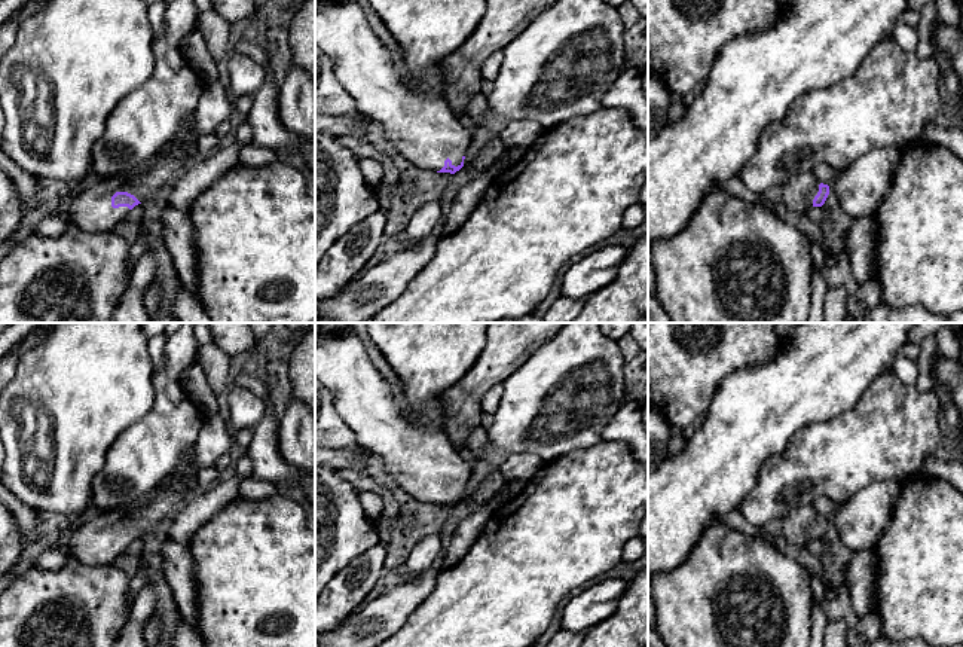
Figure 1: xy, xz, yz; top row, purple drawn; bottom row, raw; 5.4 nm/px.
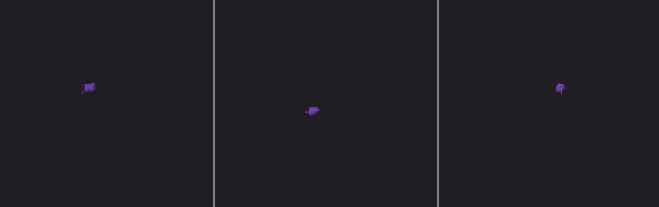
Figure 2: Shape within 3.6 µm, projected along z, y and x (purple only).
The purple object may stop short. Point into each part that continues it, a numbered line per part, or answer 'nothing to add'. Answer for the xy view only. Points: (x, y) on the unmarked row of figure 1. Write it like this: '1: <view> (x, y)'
1: xy (91, 545)

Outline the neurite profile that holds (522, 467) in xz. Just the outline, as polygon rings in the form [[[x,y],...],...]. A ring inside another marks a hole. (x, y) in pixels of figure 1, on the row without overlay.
[[[523,452],[516,455],[508,455],[508,458],[501,466],[492,466],[487,461],[474,461],[473,476],[465,486],[464,498],[471,495],[482,480],[496,469],[507,483],[511,482],[528,482],[536,471],[544,466],[544,461],[534,454]]]

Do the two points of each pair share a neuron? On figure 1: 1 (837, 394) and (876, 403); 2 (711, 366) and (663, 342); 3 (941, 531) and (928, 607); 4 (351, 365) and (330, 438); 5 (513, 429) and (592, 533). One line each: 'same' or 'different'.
1: different
2: same
3: same
4: different
5: different

